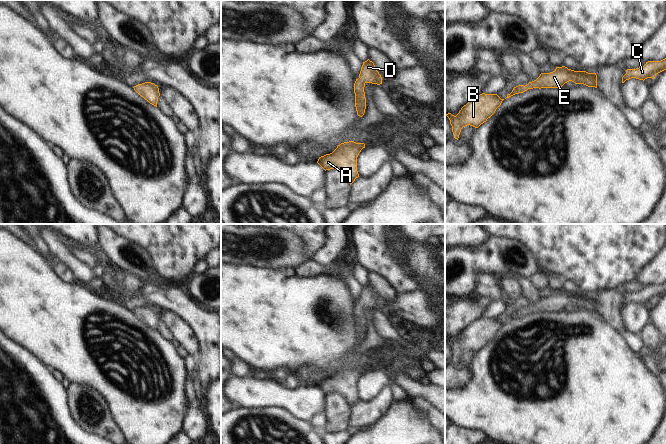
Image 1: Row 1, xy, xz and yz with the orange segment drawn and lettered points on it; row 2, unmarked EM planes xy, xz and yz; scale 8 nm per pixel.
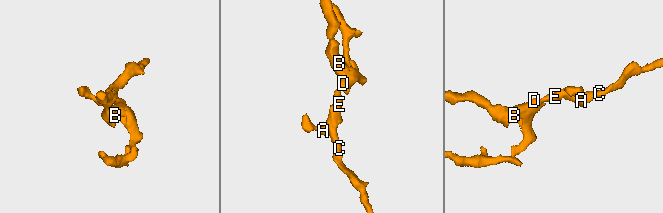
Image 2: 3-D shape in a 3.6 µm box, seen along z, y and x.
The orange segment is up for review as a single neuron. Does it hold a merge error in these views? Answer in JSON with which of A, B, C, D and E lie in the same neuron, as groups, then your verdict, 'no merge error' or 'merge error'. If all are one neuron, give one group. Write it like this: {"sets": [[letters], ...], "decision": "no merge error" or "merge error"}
{"sets": [["A", "B", "C", "D", "E"]], "decision": "no merge error"}

